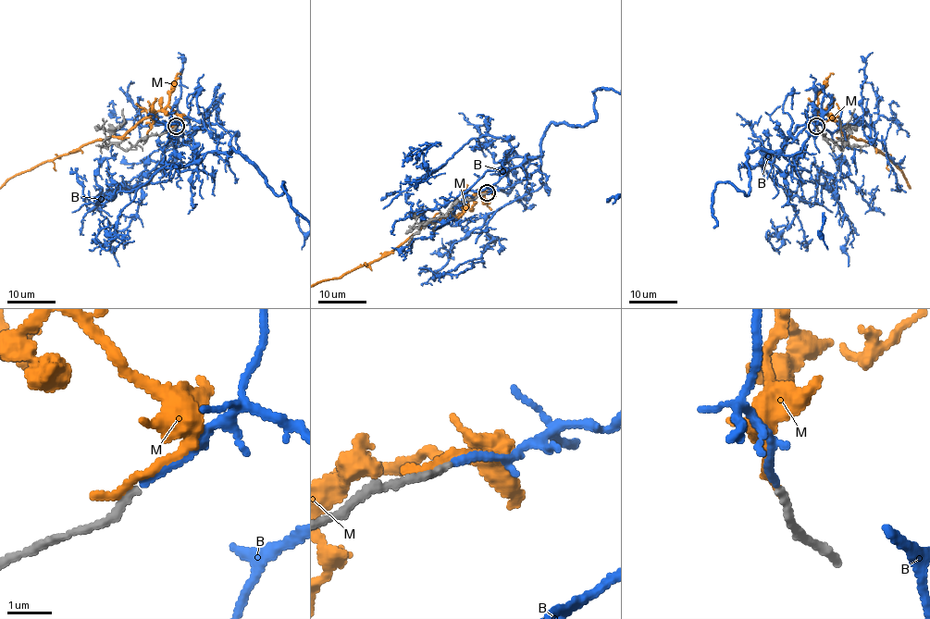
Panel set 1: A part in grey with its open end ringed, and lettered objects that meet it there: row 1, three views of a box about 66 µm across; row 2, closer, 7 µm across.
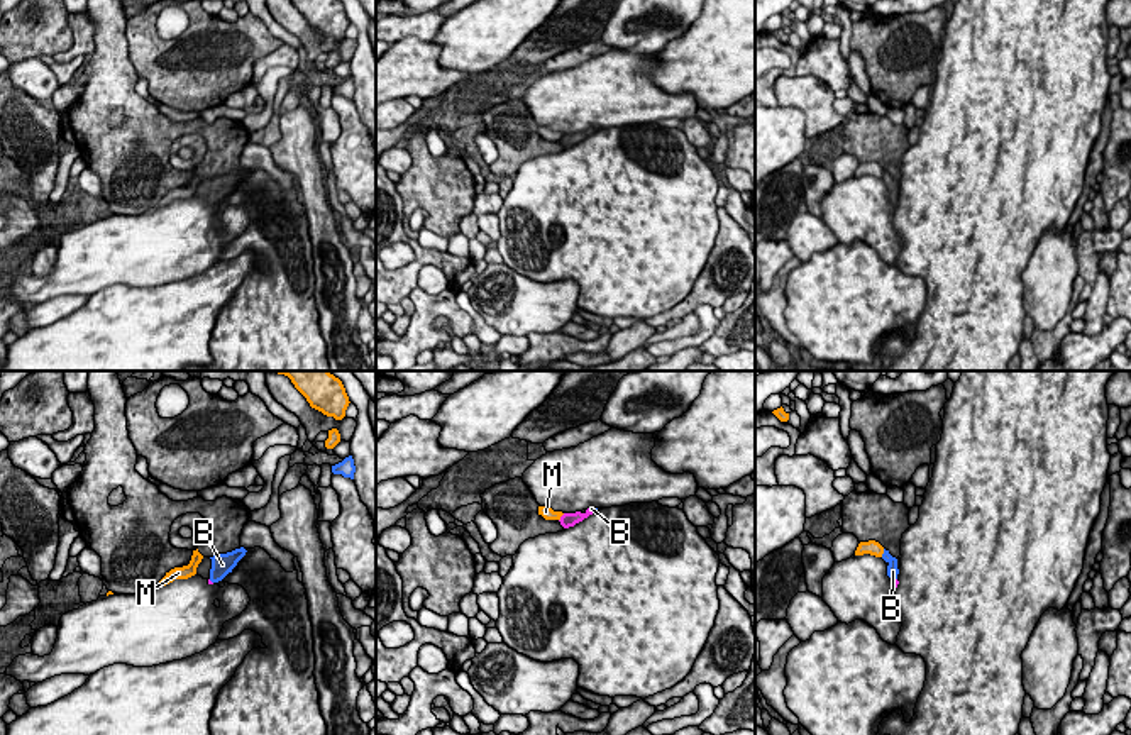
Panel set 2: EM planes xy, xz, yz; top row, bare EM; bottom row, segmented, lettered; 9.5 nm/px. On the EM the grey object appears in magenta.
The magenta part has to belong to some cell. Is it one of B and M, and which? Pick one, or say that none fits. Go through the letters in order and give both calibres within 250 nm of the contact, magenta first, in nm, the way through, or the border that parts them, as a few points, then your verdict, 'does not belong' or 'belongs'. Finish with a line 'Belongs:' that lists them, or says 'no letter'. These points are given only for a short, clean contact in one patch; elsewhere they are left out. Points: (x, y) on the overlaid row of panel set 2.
B: 50/120 nm | across yz (896, 581), (894, 581), (893, 571) | belongs
M: 130/120 nm | does not belong
Belongs: B

